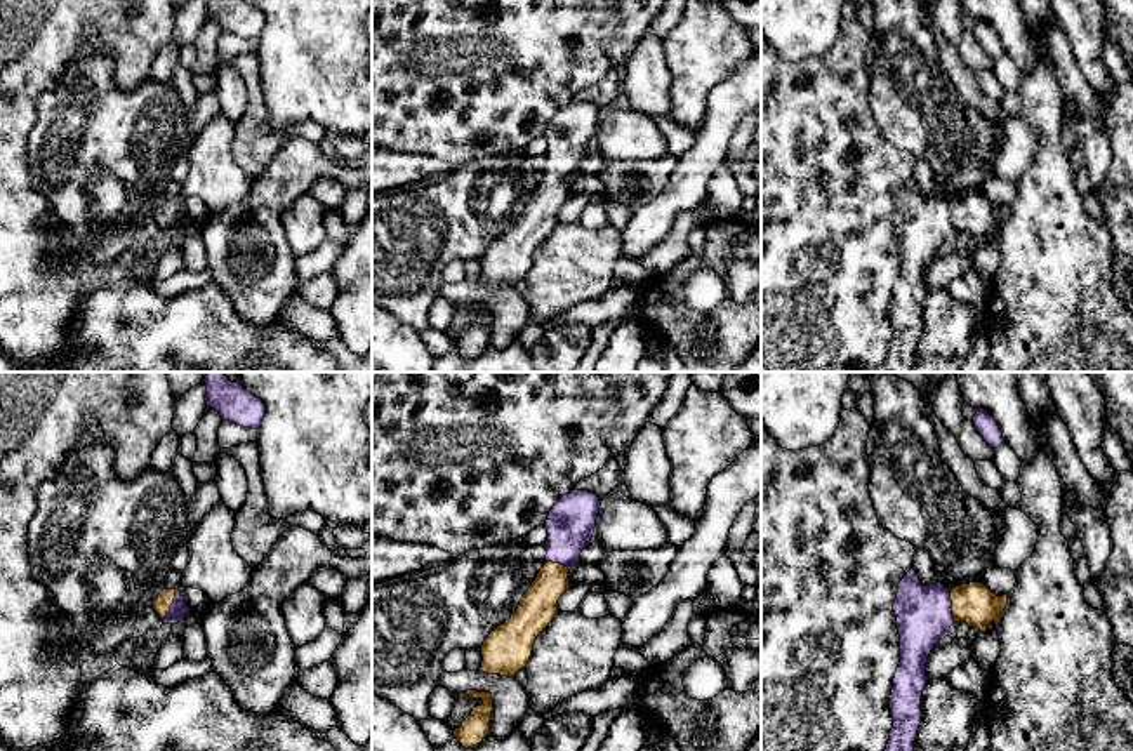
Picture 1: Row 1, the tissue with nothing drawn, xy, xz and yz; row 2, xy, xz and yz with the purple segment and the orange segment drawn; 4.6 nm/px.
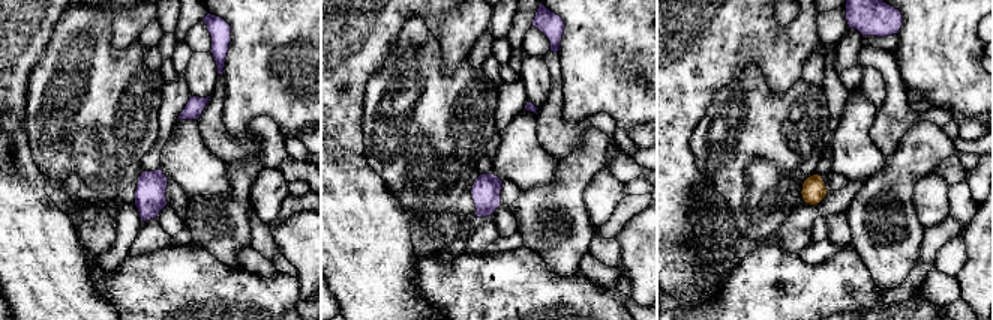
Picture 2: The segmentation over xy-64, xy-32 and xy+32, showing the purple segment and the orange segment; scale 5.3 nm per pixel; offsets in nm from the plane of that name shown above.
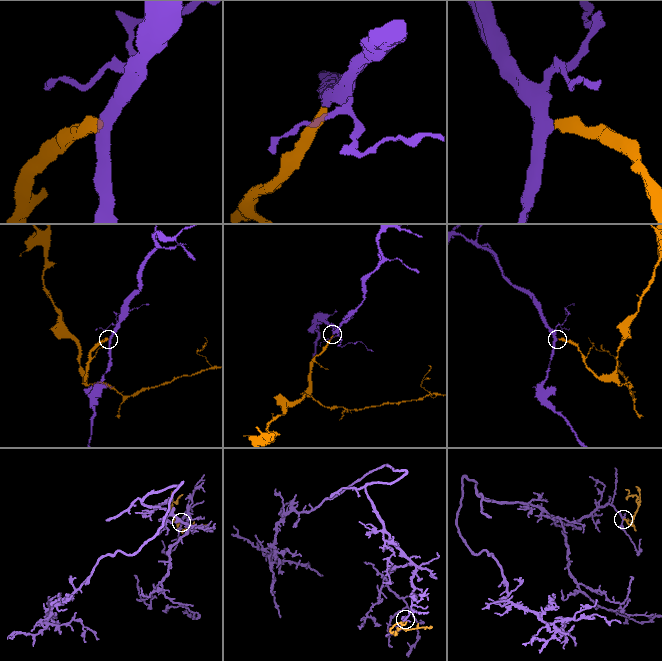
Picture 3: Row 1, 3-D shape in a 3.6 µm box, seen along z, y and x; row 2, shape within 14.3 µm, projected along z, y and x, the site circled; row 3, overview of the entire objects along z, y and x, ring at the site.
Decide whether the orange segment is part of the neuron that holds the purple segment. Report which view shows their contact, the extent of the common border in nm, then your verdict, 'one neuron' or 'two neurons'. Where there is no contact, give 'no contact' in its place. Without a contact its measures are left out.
contact in yz; length 150 nm; one neuron

